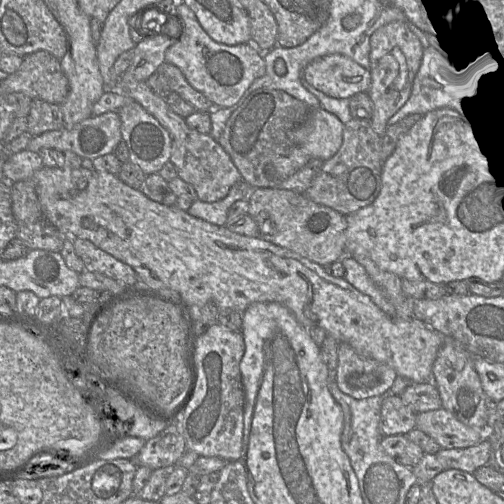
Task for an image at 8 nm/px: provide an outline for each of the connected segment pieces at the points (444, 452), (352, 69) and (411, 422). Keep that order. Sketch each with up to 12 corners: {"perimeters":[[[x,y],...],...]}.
{"perimeters":[[[491,440],[469,448],[441,449],[436,456],[445,470],[473,474],[488,464]],[[342,54],[311,61],[304,79],[333,98],[368,92],[370,71]],[[387,394],[380,413],[383,437],[416,428],[417,414],[400,396]]]}

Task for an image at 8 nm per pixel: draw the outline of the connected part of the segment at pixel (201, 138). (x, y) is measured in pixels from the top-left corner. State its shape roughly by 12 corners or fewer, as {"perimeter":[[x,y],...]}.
{"perimeter":[[146,82],[123,93],[168,130],[170,161],[198,200],[242,180],[223,147],[189,128]]}

